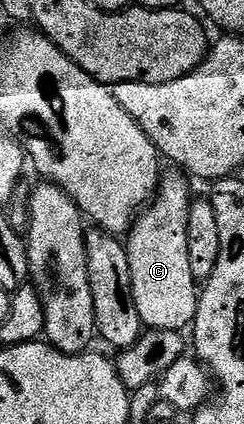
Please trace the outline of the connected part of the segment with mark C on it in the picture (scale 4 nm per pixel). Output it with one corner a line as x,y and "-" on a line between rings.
177,176
159,180
152,204
135,217
124,241
132,271
132,299
146,329
182,331
185,325
193,326
197,313
200,285
192,279
192,266
188,264
191,182
185,176

